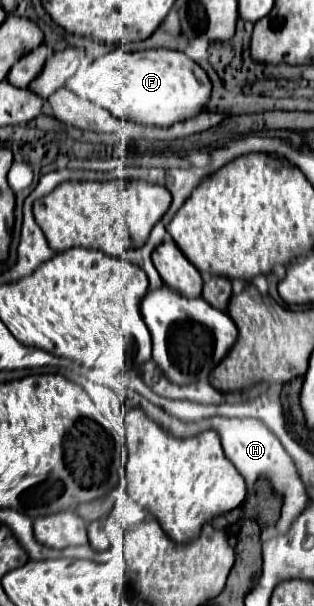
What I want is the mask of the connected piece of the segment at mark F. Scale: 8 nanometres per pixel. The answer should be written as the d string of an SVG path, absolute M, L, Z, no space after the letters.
M167 48L141 52L113 50L93 60L87 70L79 70L65 86L121 120L149 126L171 126L183 118L191 118L201 112L211 96L211 82L205 70L191 62L183 52Z

